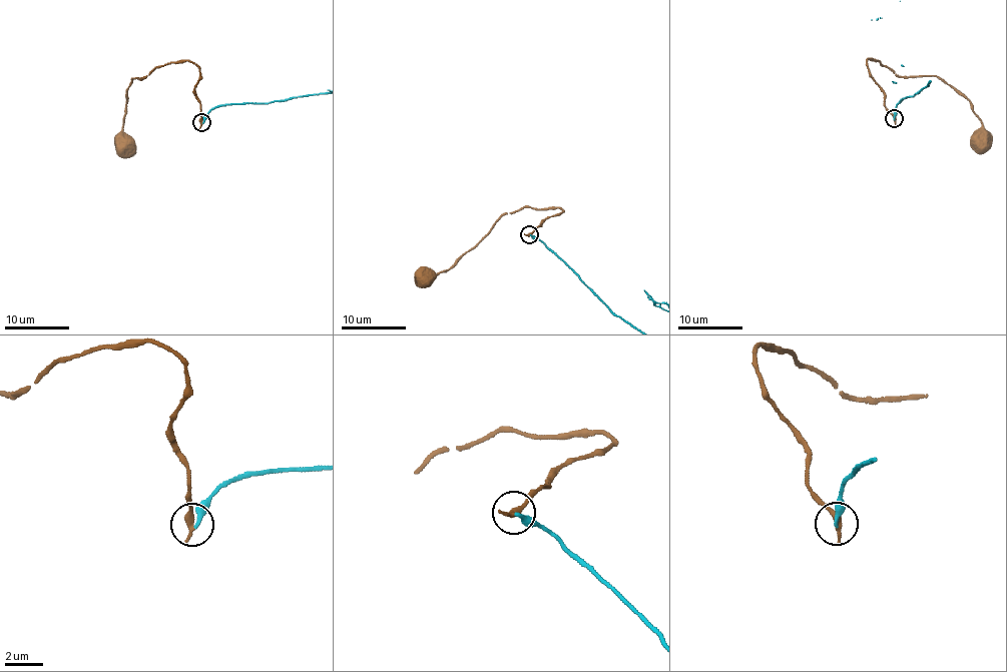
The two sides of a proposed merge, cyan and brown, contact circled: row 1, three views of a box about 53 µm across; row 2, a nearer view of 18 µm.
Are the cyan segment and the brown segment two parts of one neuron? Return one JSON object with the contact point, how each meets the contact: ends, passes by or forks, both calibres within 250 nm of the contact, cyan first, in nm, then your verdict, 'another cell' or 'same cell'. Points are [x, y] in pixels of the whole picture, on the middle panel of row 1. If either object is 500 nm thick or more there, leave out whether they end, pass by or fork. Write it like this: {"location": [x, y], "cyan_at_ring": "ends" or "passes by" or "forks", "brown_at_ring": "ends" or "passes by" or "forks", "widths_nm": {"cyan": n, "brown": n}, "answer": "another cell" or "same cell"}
{"location": [529, 234], "cyan_at_ring": "ends", "brown_at_ring": "ends", "widths_nm": {"cyan": 240, "brown": 400}, "answer": "same cell"}

